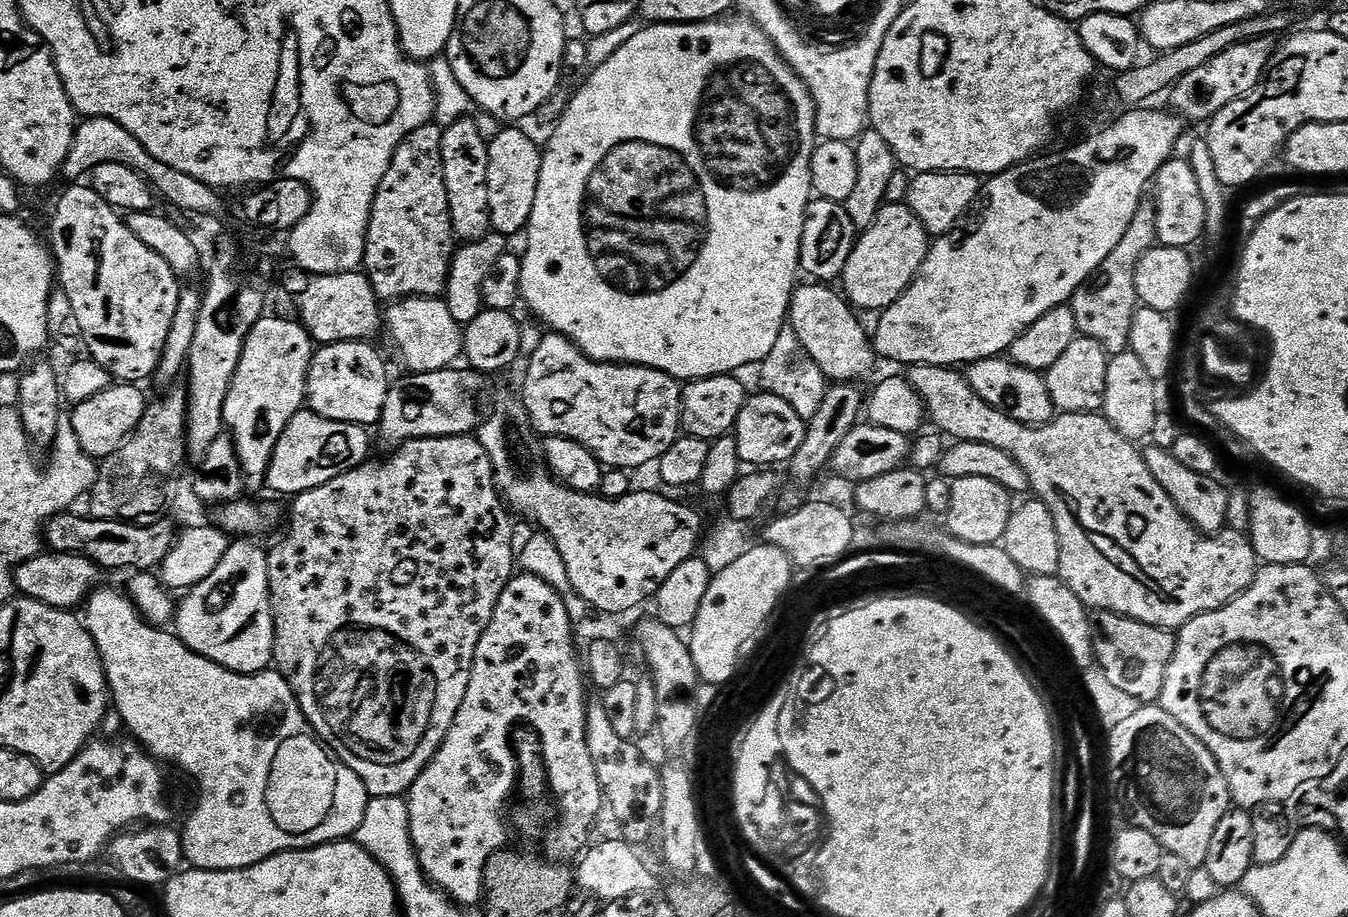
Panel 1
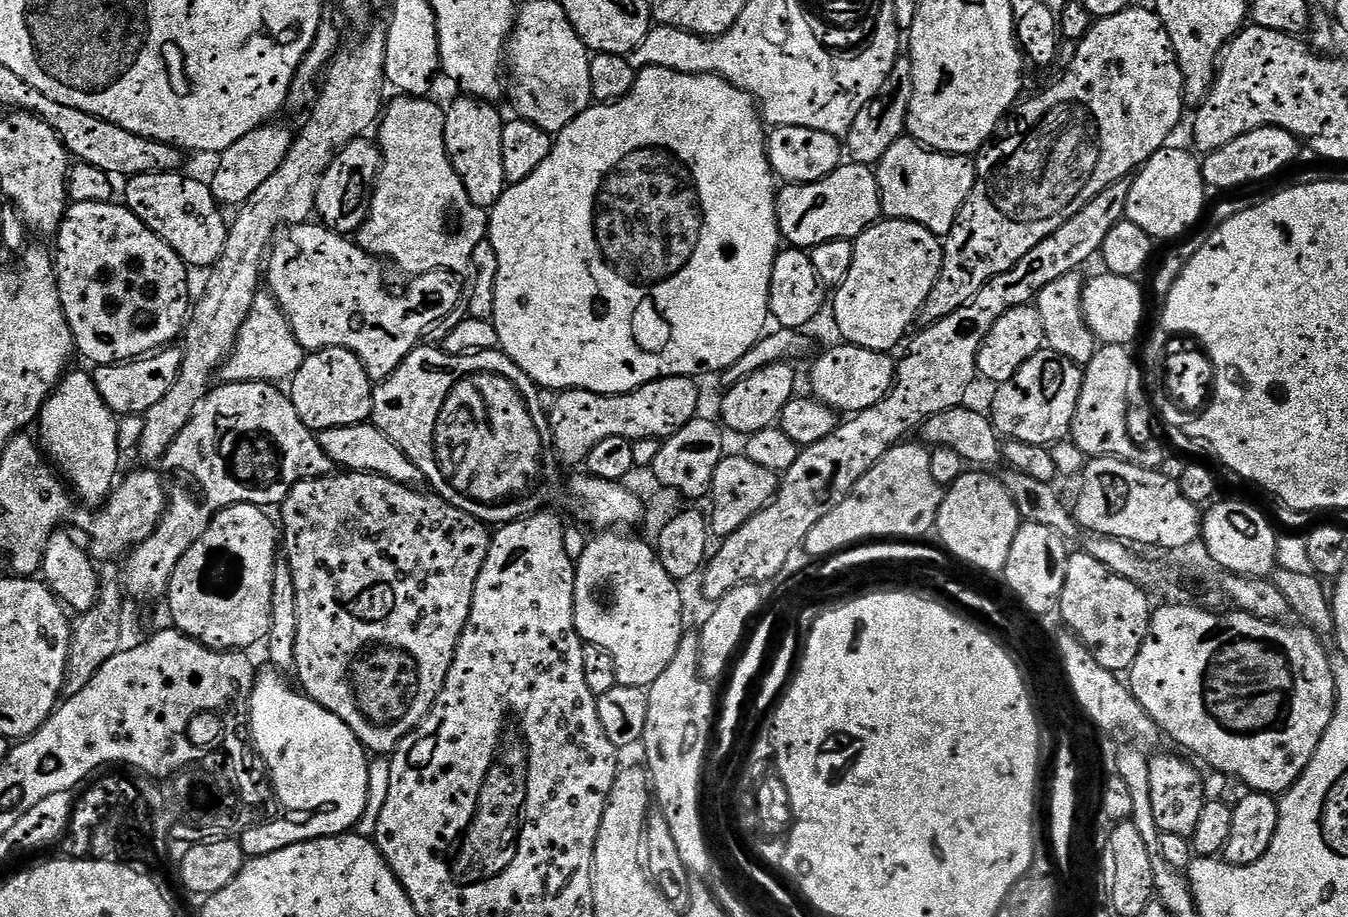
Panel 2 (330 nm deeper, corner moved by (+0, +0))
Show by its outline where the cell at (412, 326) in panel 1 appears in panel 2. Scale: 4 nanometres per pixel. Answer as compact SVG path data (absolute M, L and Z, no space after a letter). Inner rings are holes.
M319 222L291 225L291 227L271 245L270 255L266 260L267 291L277 302L279 302L280 308L286 314L286 318L290 322L290 326L294 330L298 342L304 347L305 353L311 354L314 352L321 352L324 348L345 348L346 350L350 350L364 363L366 374L373 382L379 382L390 374L394 374L398 370L398 366L401 362L403 362L404 359L417 348L421 341L423 341L420 339L427 334L428 328L434 327L439 320L446 319L460 304L461 277L457 275L457 273L423 272L422 275L415 277L415 279L411 281L412 285L410 285L401 296L391 296L391 294L384 289L384 272L380 269L380 264L381 261L377 259L377 257L371 256L368 252L364 251L364 249L356 243L355 239L349 238L347 235L339 232L332 232L329 228L325 228L324 225Z

